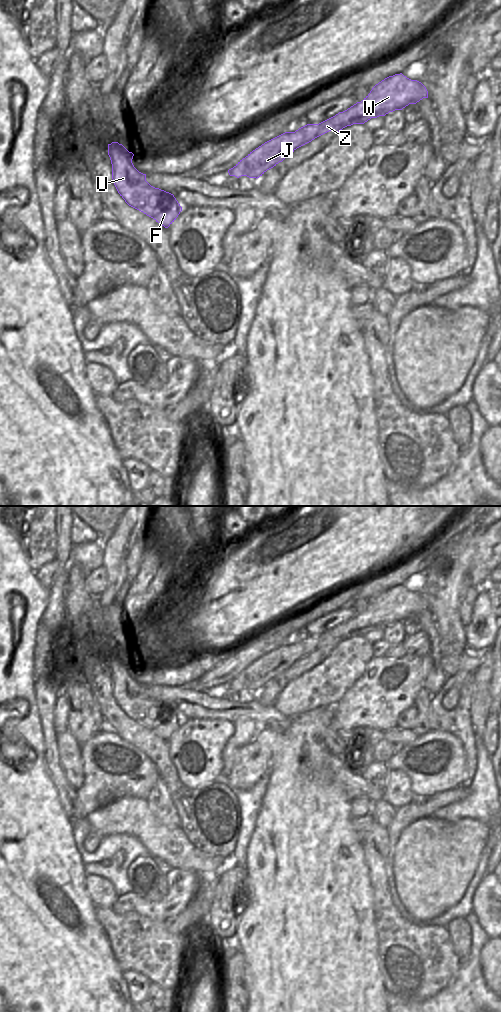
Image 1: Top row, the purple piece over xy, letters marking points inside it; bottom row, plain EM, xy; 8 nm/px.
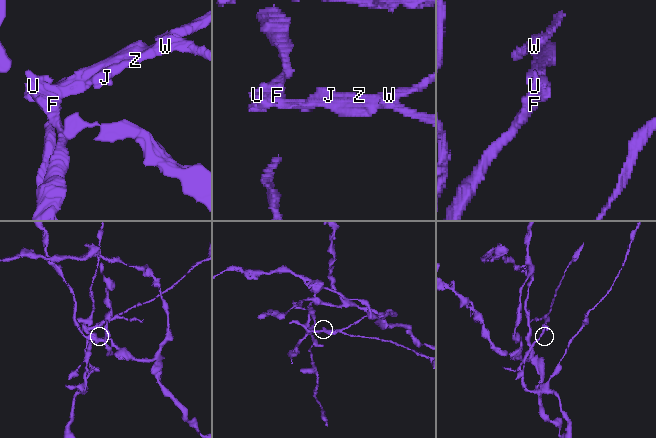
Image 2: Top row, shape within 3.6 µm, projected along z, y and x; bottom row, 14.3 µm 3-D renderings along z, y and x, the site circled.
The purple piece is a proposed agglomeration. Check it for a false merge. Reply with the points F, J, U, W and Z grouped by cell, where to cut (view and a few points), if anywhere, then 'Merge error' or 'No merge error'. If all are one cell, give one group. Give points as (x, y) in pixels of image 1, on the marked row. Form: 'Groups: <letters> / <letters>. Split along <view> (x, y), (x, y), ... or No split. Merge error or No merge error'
Groups: F / J U W Z. Split along xy (165, 191), (145, 194), (142, 199), (125, 200). Merge error

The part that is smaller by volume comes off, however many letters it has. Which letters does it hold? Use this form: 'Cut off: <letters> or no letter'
Cut off: J, U, W, Z

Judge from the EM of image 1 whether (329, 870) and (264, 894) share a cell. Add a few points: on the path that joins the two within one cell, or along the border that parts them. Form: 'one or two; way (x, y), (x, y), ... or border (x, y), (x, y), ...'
one; way (313, 881), (300, 894), (280, 894)

